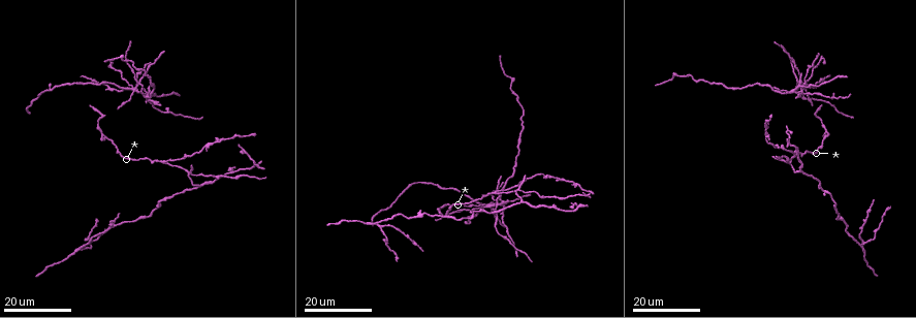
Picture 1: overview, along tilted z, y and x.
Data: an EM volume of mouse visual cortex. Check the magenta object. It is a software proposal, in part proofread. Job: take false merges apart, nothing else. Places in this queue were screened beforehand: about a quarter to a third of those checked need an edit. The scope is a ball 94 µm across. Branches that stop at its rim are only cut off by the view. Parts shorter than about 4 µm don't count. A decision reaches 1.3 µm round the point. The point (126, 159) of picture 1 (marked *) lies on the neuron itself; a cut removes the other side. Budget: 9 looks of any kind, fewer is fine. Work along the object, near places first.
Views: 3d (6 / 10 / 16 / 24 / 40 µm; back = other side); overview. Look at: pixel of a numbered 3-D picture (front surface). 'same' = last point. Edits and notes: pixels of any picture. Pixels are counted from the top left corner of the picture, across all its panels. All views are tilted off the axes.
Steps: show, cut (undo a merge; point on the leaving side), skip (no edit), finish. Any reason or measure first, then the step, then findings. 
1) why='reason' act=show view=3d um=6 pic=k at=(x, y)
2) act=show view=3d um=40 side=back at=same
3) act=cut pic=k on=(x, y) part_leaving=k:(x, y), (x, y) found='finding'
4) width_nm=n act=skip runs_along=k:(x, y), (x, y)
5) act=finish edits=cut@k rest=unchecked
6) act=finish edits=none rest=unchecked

why='calibre changes' act=show view=3d um=16 pic=1 at=(824, 131)

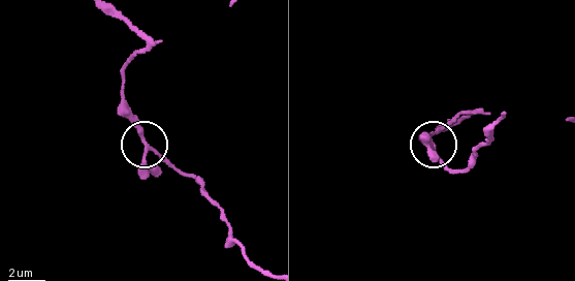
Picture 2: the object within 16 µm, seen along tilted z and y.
act=show view=3d um=10 pic=2 at=(142, 138)

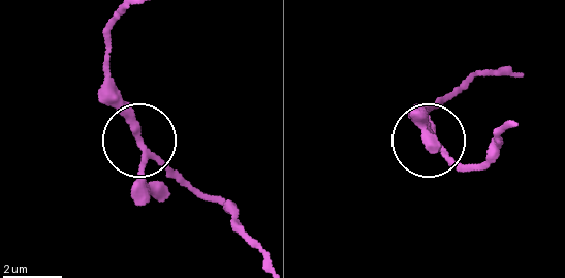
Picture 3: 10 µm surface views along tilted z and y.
width_nm=200 act=skip found='all the same neuron'

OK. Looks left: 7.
why='two arms in line, one across' act=show view=3d um=24 pic=1 at=(497, 193)

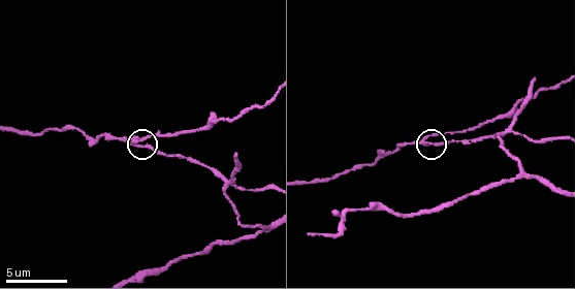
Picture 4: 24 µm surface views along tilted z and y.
act=show view=3d um=6 pic=4 at=(426, 142)

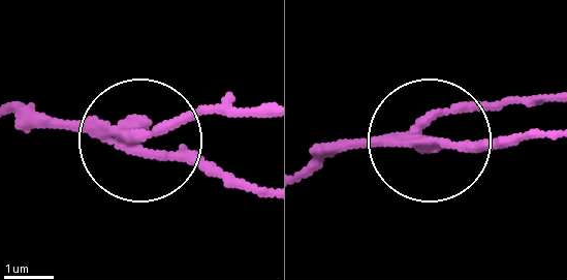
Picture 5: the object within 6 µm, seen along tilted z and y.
width_nm=220 act=cut pic=5 on=(172, 127) part_leaving=5:(121, 130), (260, 105) found='a second neuron is stuck on'

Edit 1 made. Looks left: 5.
act=show view=overview

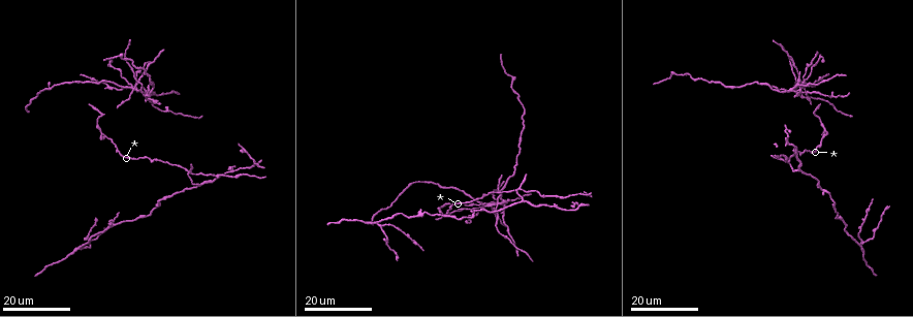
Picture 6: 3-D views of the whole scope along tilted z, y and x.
act=show view=3d um=24 pic=6 at=(815, 113)

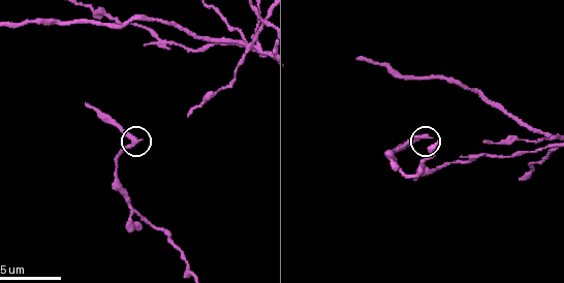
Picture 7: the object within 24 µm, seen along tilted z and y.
act=show view=3d um=10 pic=7 at=(134, 139)

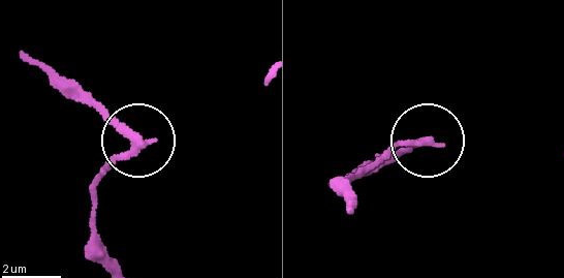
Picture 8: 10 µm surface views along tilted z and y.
act=cut pic=8 on=(107, 120) part_leaving=8:(138, 142), (58, 89), (21, 51) found='two neurons meet here'

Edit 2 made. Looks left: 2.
act=finish edits=cut@5,cut@8 rest=unchecked

